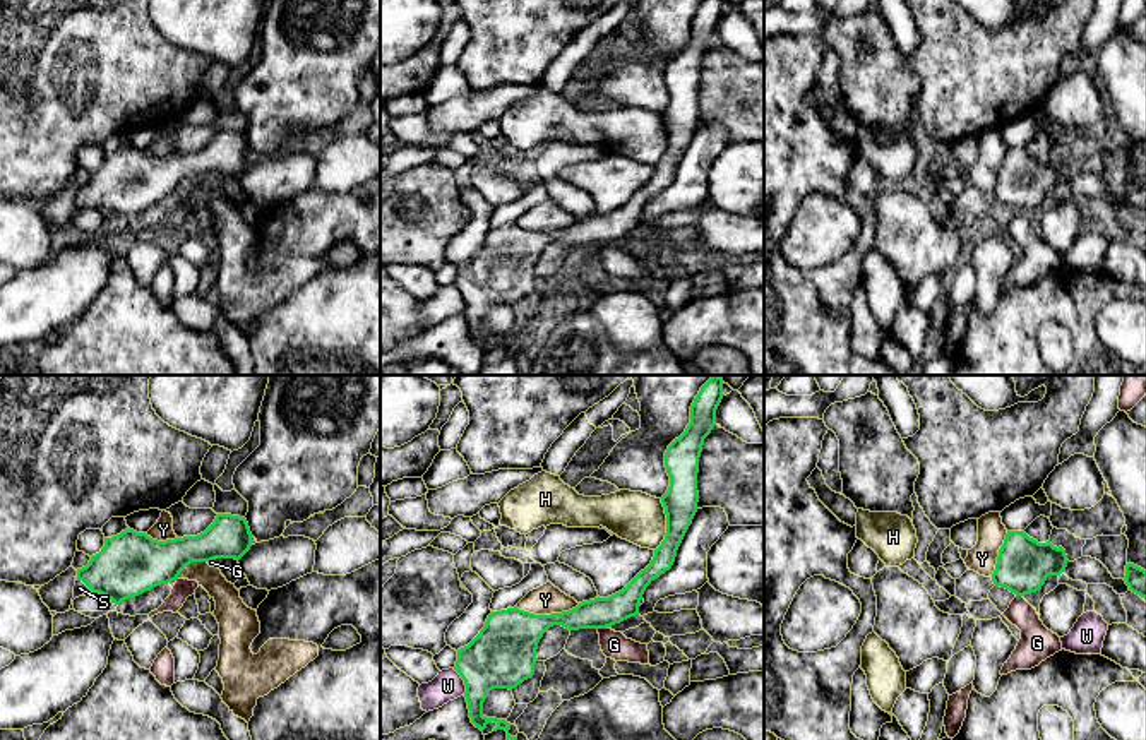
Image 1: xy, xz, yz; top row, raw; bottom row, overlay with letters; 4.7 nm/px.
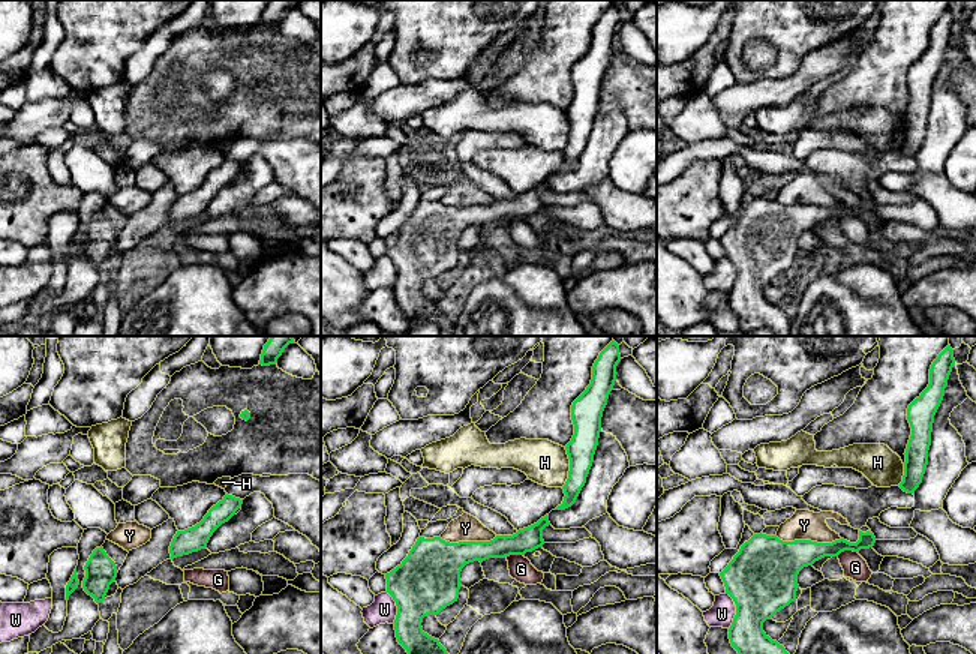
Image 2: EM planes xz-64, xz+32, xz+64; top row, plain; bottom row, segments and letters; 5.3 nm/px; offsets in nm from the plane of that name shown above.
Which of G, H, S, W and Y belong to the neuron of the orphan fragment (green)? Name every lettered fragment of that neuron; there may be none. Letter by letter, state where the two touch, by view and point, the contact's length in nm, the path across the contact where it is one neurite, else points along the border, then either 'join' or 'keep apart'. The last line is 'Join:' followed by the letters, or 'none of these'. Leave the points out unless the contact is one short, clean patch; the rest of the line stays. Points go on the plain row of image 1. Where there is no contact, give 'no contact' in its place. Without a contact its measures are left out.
G: xz (602, 244) | 50 nm | keep apart
H: xz (667, 141) | 260 nm | along xz (662, 115), (665, 155), (655, 167) | keep apart
S: xy (84, 199) | 100 nm | across xy (129, 180), (84, 199), (79, 204) | join
W: xz (465, 298) | 140 nm | along xz (453, 285), (463, 297), (465, 310) | keep apart
Y: xz (547, 232) | 300 nm | along xz (579, 220), (550, 230), (530, 230), (516, 223) | keep apart
Join: S

